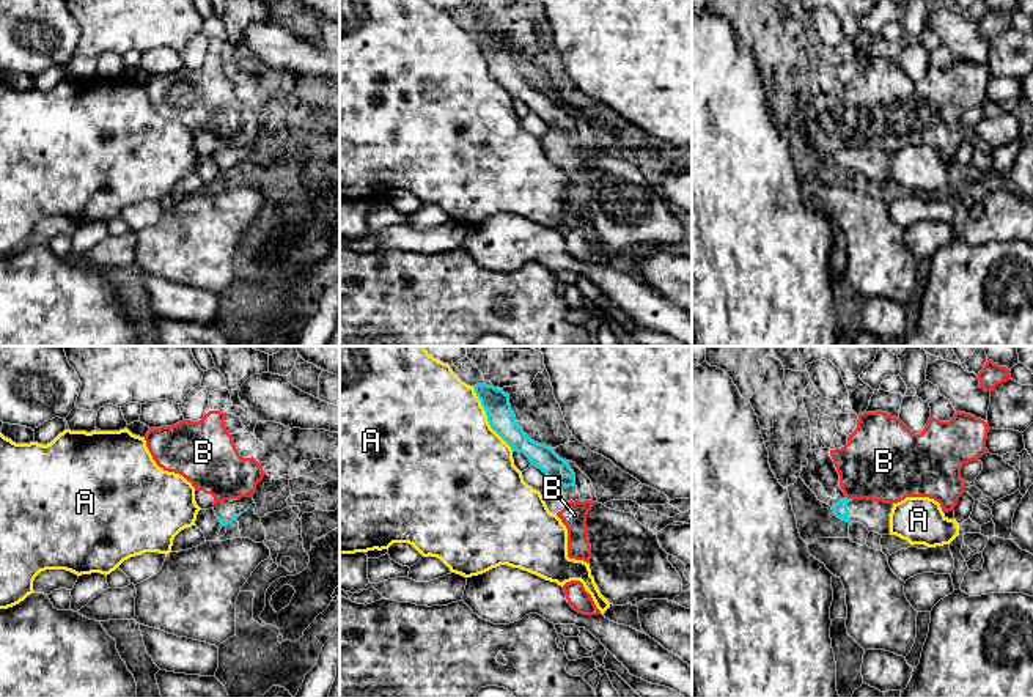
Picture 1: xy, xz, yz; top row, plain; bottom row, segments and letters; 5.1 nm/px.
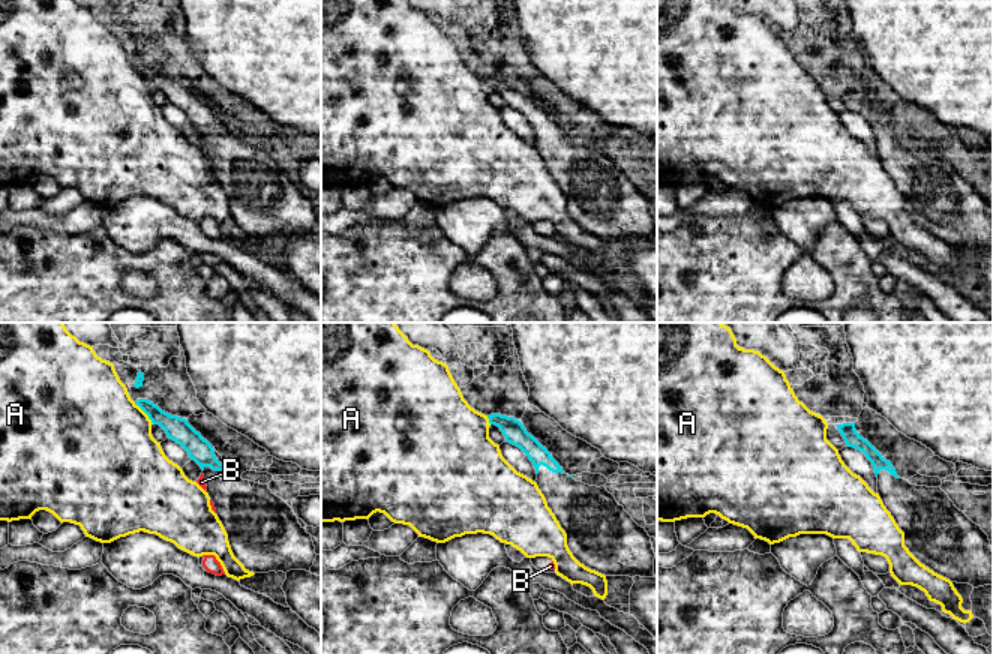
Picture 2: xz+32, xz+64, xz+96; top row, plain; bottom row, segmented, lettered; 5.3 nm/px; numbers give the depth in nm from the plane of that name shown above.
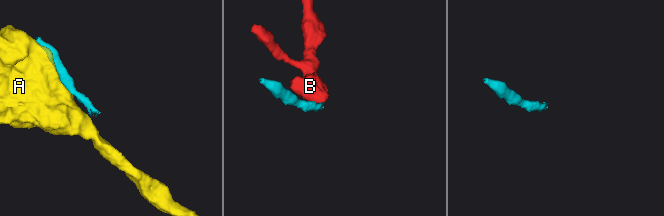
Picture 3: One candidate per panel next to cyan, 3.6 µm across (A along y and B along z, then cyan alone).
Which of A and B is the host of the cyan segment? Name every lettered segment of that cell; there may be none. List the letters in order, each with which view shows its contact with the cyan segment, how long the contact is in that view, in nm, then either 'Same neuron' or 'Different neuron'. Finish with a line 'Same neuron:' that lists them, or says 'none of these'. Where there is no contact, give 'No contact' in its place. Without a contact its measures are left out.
A: Touches cyan in xz. Shared border 380 nm. Different neuron
B: Touches cyan in yz. Shared border 40 nm. Different neuron
Same neuron: none of these

